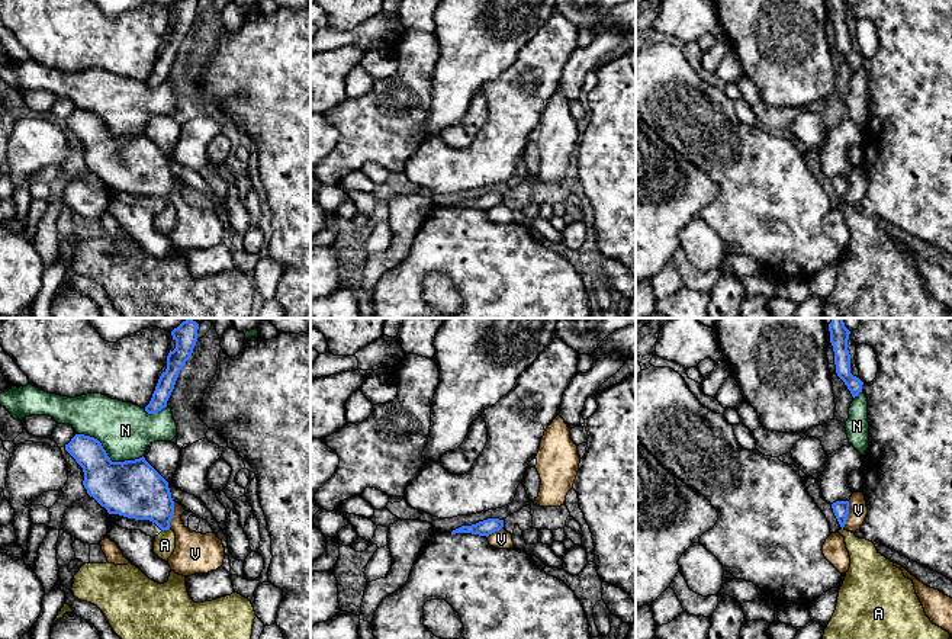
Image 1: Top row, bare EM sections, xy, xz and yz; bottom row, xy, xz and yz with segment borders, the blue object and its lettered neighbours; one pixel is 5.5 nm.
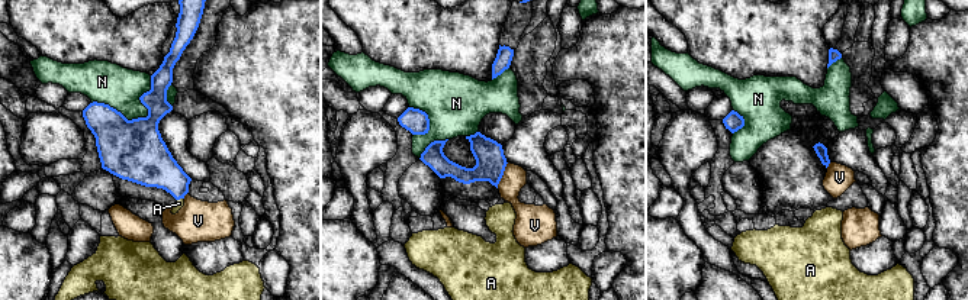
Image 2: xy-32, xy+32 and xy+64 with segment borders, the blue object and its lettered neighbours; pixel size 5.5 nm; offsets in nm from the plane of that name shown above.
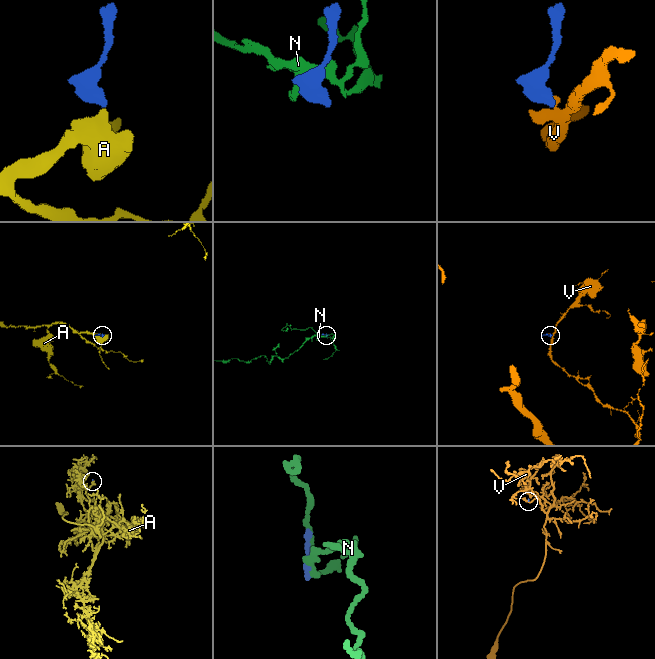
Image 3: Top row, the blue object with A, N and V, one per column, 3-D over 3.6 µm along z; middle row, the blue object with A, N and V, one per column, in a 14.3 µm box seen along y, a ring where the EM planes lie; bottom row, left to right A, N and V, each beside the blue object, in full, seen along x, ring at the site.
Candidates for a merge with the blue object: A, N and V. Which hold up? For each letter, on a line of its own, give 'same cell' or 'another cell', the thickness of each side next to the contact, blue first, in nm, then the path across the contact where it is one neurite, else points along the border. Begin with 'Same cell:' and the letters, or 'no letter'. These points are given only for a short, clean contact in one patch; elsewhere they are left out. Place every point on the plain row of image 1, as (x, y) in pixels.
Same cell: A
A: same cell; 300 nm thick on the blue side, 120 nm on the other; runs through xy (140, 167), (161, 189), (166, 204), (164, 220)
N: another cell; 320 nm thick on the blue side, 300 nm on the other
V: another cell; 320 nm thick on the blue side, 220 nm on the other; border along xy (174, 176), (174, 188), (169, 202)

